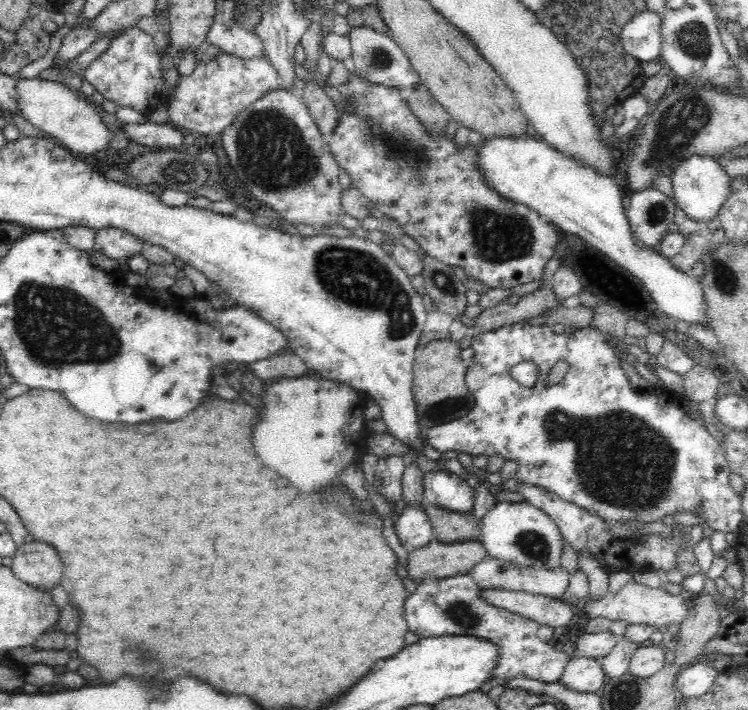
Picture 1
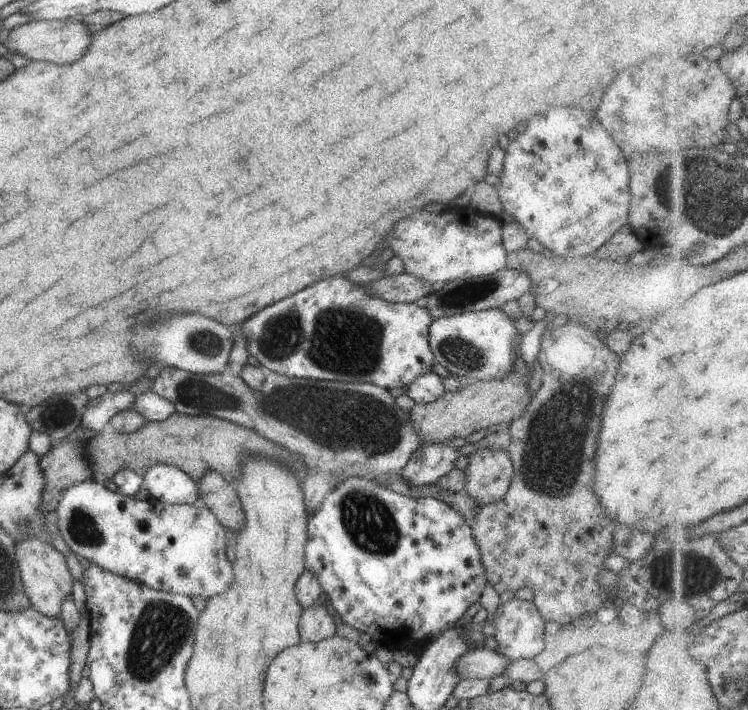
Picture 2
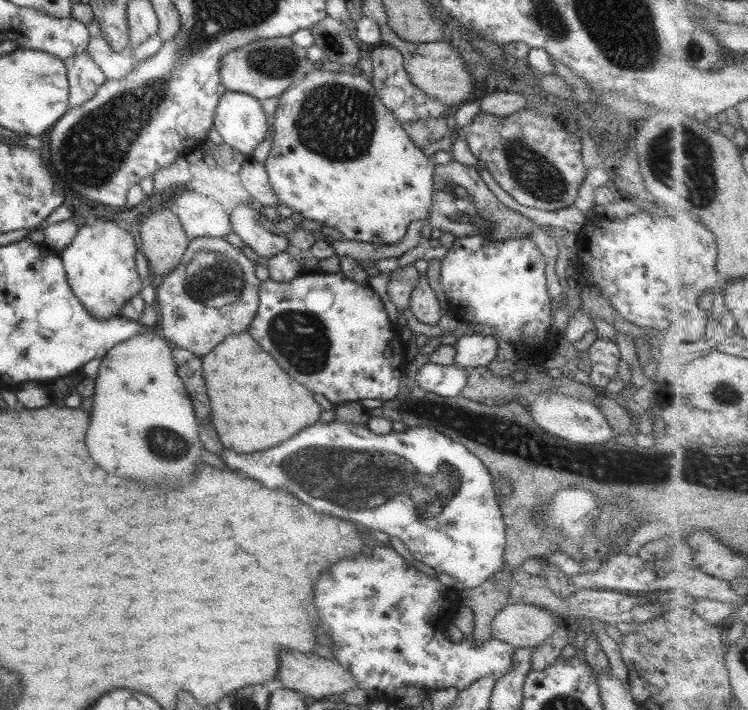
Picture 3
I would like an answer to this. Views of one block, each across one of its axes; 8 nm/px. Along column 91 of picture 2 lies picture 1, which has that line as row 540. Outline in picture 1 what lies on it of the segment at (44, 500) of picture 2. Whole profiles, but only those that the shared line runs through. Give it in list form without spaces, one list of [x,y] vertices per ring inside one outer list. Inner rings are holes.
[[[433,540],[422,548],[409,551],[405,568],[410,580],[423,582],[468,574],[484,558],[487,554],[479,541],[442,544]]]

